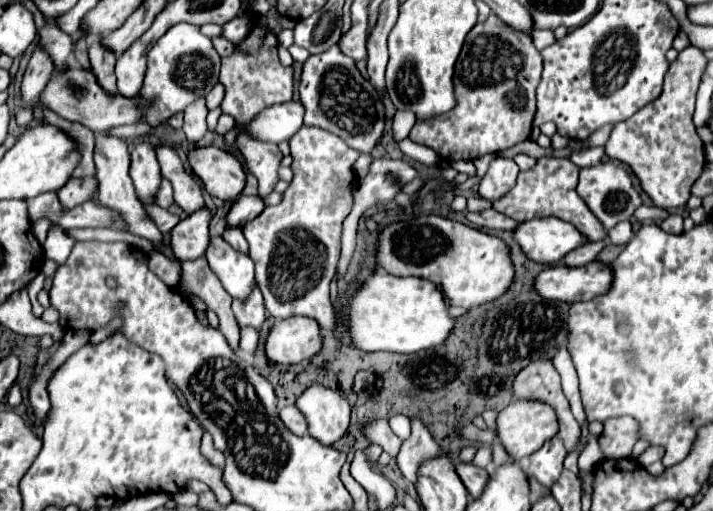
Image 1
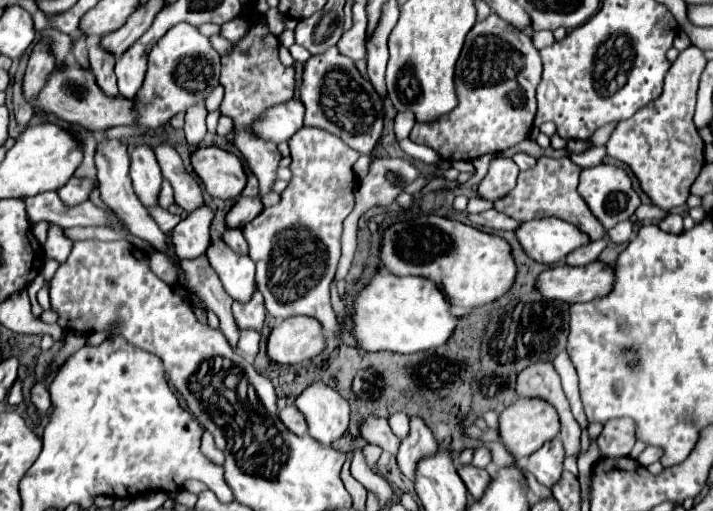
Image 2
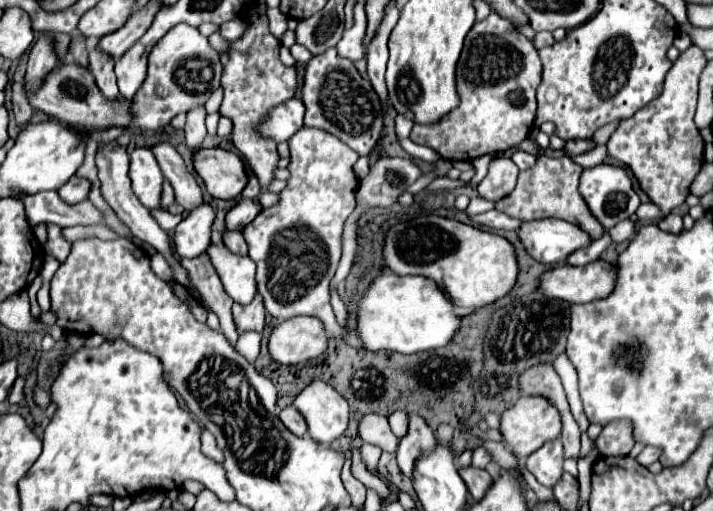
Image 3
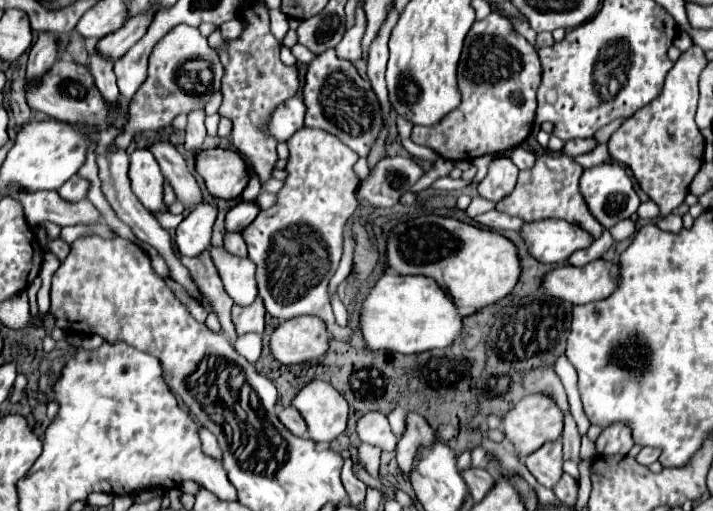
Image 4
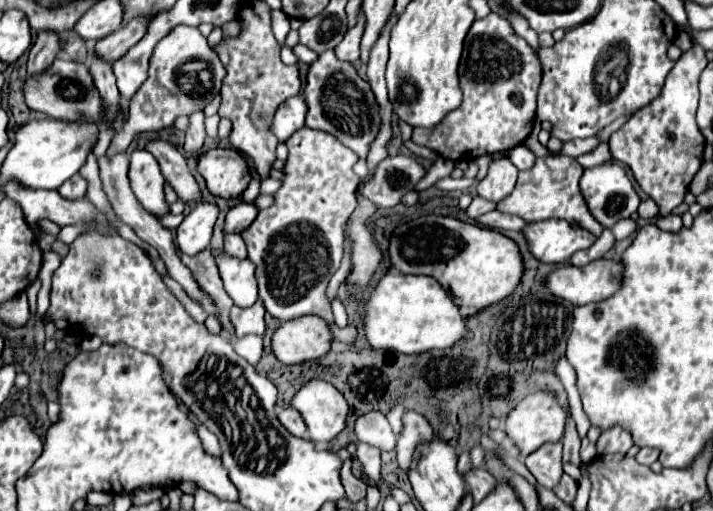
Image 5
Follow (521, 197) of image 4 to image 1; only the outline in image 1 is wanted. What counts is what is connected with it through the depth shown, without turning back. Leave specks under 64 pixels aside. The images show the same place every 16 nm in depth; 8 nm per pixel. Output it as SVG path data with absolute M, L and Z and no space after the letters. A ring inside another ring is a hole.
M544 156L536 162L534 168L520 172L516 186L512 190L508 190L502 198L494 200L492 208L518 222L540 218L540 216L556 216L564 222L574 224L578 228L578 232L586 236L588 242L600 242L608 236L608 232L602 228L600 220L596 220L596 216L588 210L588 206L576 196L578 170L580 168L576 164L572 164L568 158Z

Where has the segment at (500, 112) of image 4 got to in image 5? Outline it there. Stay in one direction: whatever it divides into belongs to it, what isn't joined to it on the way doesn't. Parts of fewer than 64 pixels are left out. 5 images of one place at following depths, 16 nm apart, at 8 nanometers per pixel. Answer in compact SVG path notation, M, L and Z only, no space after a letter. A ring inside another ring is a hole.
M500 14L476 20L464 40L458 64L462 104L434 128L414 128L412 142L432 148L446 160L474 160L484 154L508 152L530 136L536 114L536 92L542 78L538 54Z

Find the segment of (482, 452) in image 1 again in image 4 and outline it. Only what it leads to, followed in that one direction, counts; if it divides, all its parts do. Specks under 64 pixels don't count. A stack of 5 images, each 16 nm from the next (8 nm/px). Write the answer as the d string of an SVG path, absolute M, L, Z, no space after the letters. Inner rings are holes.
M482 446L472 450L472 466L476 466L476 468L486 468L488 466L488 452Z

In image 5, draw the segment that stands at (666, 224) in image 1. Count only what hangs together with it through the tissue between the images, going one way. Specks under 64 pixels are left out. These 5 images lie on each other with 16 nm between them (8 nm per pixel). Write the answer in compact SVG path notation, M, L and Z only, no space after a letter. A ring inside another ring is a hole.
M672 213L657 219L656 225L660 229L670 232L678 232L683 227L681 216Z

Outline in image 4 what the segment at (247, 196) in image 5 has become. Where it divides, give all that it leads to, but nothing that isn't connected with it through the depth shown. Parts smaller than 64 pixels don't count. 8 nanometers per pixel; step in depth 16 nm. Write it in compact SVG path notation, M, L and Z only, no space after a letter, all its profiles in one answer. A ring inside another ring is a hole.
M251 177L241 197L244 200L255 200L261 192L261 184L257 177Z

